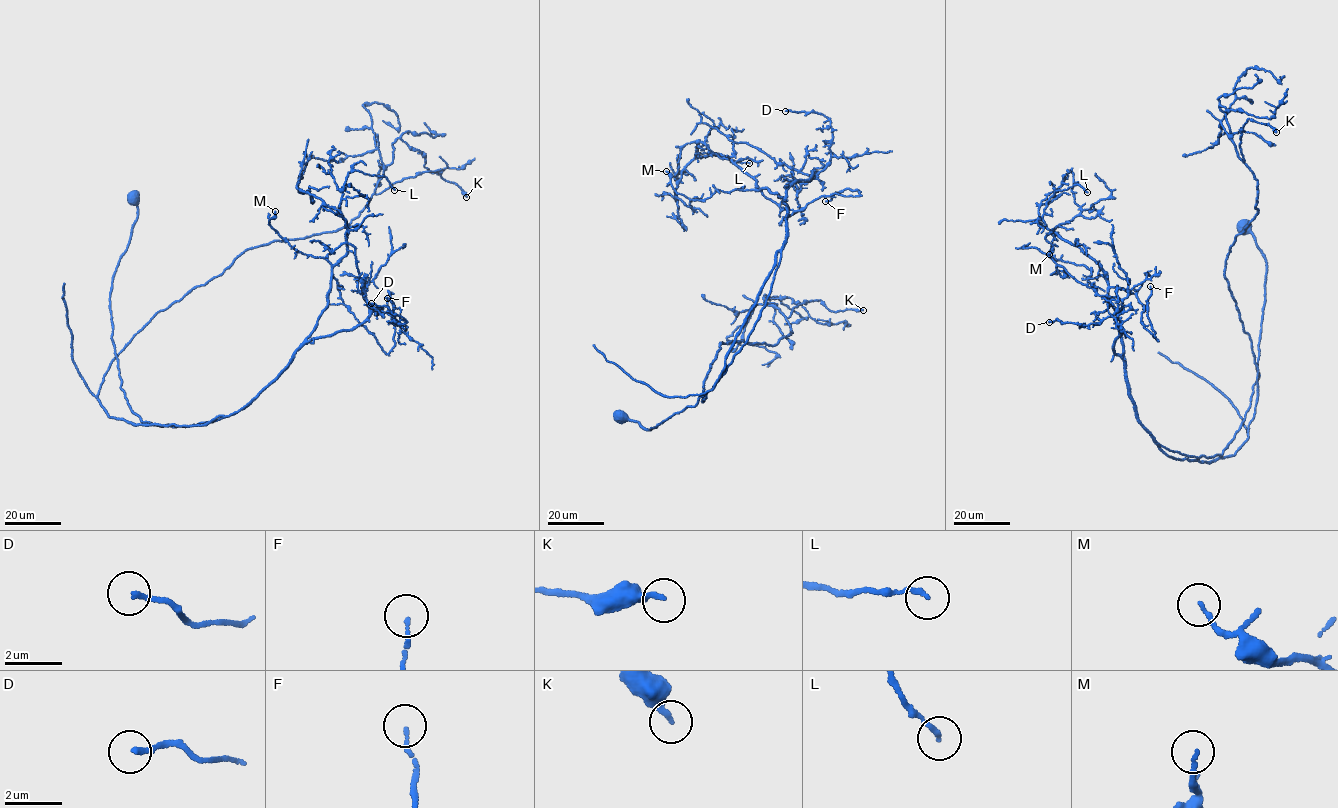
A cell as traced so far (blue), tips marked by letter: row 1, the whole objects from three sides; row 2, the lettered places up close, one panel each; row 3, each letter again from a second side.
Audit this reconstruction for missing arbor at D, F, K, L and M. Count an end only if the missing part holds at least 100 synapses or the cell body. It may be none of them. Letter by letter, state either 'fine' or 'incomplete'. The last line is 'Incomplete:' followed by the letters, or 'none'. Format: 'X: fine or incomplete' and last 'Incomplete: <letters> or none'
D: fine
F: fine
K: fine
L: fine
M: fine
Incomplete: none

